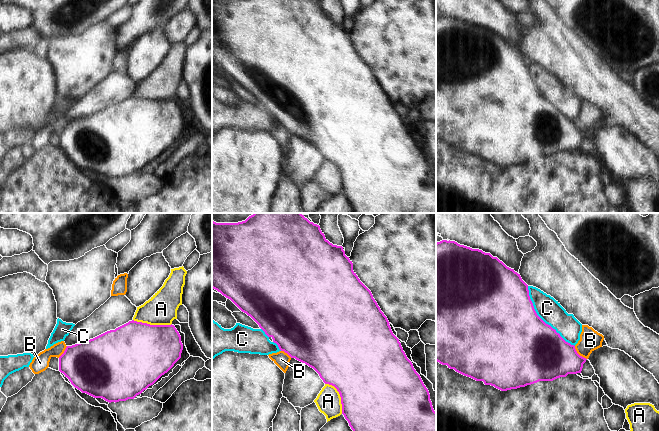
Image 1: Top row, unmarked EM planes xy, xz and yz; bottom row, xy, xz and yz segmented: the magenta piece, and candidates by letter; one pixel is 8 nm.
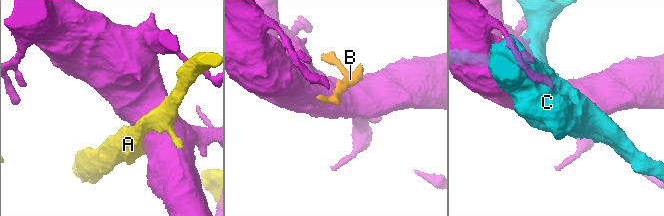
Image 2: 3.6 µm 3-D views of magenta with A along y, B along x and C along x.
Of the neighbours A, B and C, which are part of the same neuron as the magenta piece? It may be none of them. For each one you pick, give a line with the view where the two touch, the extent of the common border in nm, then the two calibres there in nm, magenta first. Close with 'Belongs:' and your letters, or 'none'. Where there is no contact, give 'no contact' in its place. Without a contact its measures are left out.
Belongs: none

